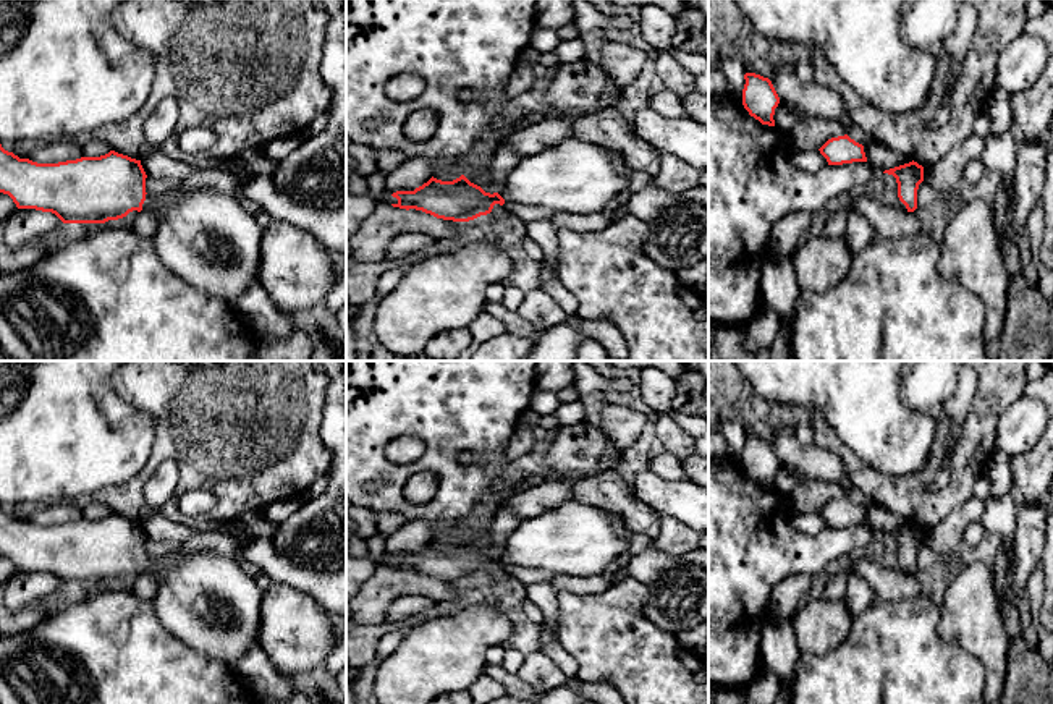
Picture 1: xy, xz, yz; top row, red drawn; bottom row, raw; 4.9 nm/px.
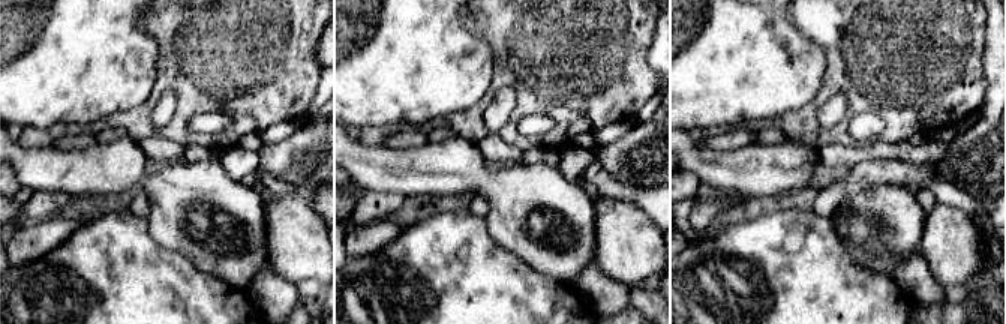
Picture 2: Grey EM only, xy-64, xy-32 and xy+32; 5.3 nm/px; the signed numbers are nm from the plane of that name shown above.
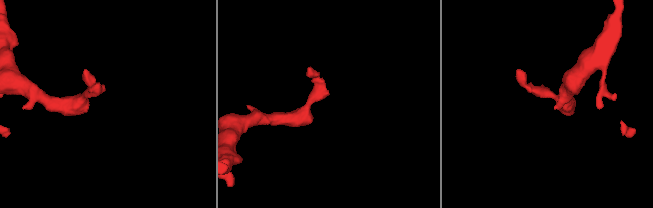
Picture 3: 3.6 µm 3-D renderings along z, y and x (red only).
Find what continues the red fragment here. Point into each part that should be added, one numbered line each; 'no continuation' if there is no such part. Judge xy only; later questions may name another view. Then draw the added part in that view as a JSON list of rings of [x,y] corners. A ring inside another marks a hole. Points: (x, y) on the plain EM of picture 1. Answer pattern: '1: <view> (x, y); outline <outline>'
1: xy (212, 604); outline [[[178,549],[162,557],[147,555],[142,573],[159,578],[150,604],[162,626],[196,652],[230,667],[257,644],[264,592],[254,570],[215,552],[186,553]]]

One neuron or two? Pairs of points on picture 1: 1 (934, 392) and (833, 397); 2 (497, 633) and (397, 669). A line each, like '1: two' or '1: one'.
1: two
2: one

